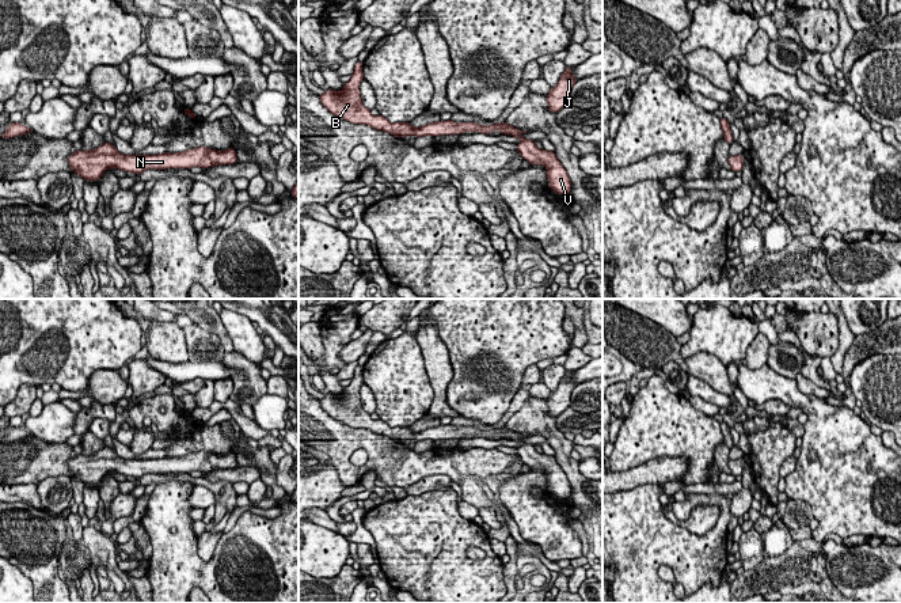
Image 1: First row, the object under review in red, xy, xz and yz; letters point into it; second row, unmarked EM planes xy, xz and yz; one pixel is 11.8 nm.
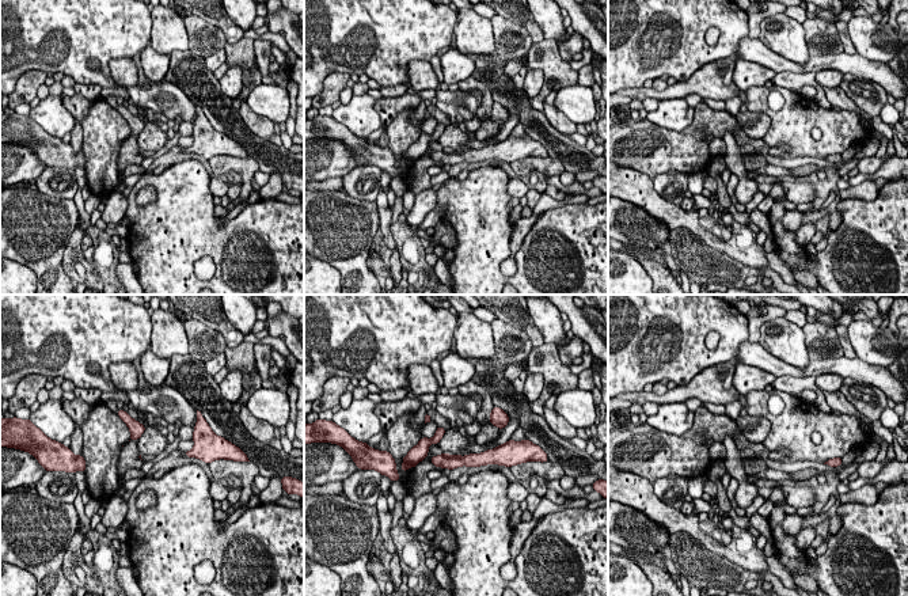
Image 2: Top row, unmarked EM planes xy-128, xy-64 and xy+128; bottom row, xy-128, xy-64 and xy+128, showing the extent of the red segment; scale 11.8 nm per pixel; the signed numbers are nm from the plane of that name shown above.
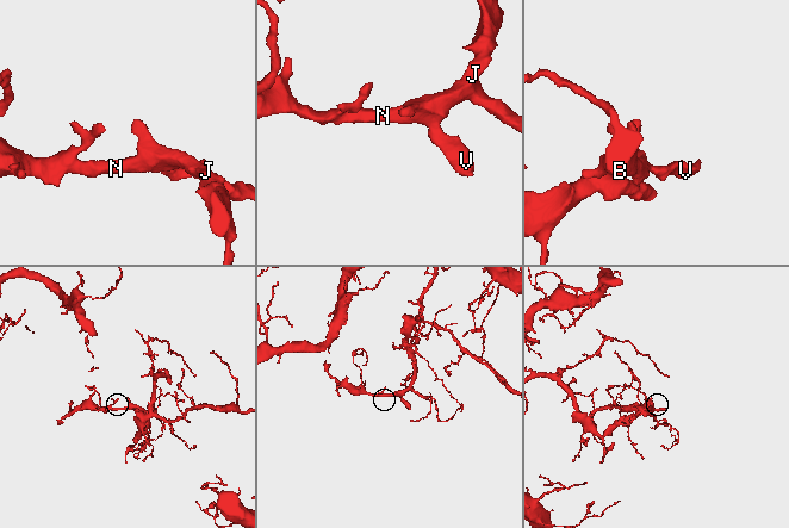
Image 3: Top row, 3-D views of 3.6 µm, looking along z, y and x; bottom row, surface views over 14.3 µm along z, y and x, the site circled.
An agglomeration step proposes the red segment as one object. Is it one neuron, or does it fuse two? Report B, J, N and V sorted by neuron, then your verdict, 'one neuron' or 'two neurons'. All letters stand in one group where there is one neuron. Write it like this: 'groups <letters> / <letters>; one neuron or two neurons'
groups B J N V; one neuron

